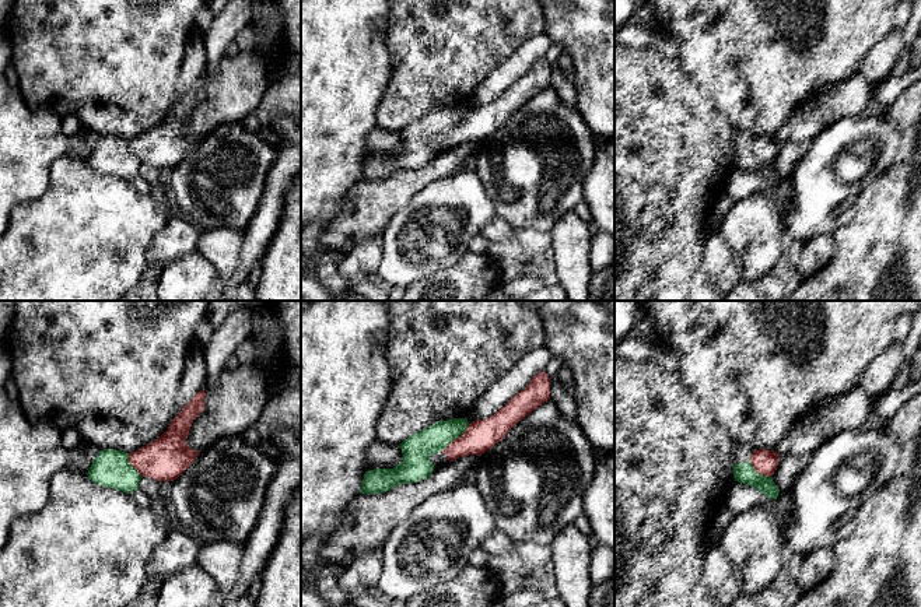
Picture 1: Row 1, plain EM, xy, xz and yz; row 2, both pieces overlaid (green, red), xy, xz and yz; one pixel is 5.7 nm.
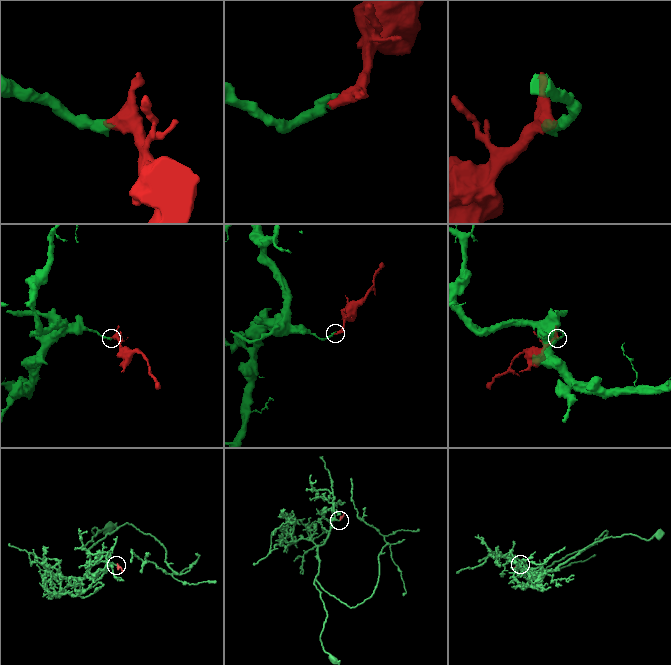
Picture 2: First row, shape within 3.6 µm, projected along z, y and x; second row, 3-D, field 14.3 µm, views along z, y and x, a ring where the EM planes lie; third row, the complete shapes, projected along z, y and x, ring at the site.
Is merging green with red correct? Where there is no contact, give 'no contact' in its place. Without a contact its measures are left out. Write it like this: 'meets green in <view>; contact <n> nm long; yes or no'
meets green in xz; contact 220 nm long; yes

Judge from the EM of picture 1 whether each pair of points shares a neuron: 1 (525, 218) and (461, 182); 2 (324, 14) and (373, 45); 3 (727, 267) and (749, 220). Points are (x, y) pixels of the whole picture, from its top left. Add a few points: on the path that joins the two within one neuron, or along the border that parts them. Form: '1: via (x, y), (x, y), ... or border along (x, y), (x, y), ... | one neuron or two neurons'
1: border along (475, 171), (493, 204), (496, 216) | two neurons
2: via (336, 27), (354, 45), (360, 45) | one neuron
3: border along (718, 231), (742, 265), (741, 280) | two neurons

